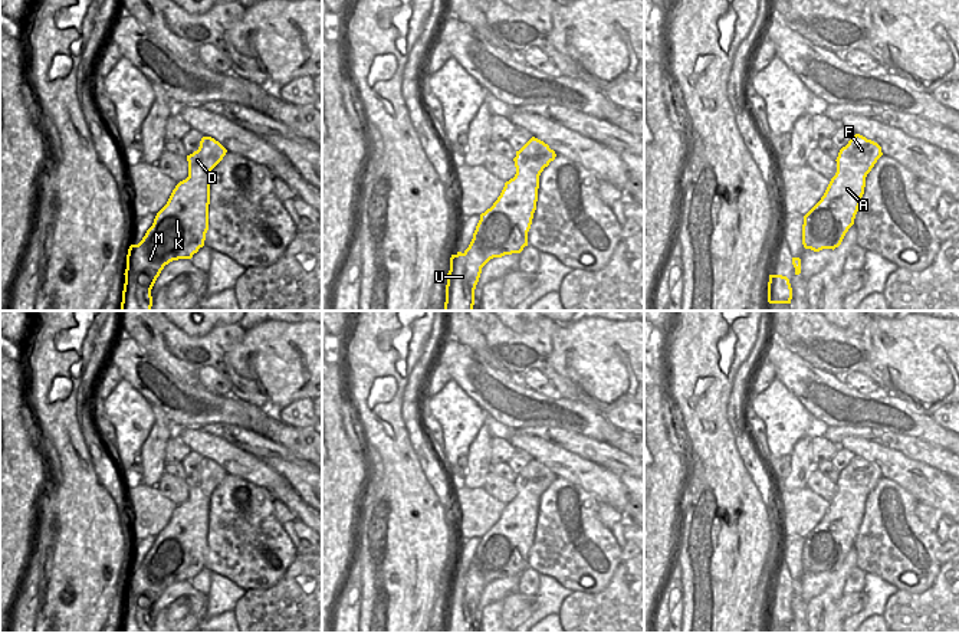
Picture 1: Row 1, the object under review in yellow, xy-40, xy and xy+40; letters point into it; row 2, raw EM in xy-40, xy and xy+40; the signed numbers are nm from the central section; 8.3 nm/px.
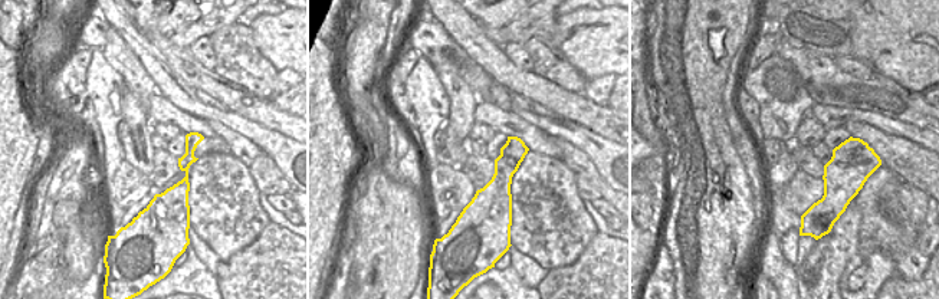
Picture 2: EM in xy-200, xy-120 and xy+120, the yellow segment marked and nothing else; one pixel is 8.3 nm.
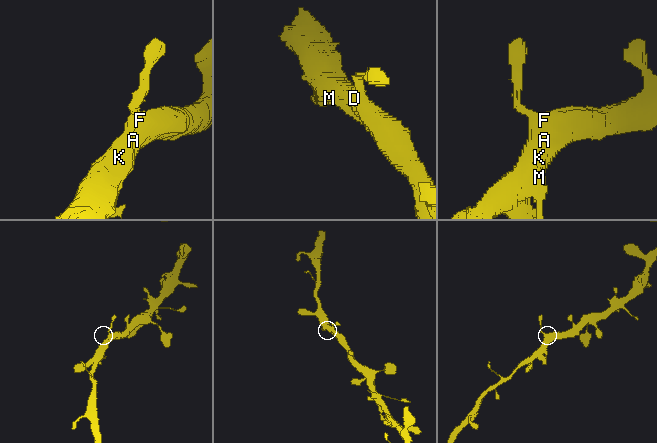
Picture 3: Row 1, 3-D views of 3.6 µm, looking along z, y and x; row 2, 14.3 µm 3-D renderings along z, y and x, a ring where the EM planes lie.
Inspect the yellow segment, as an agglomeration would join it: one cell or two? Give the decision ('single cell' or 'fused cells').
single cell

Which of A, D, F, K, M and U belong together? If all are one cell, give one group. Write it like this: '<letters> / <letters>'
A D F K M U

